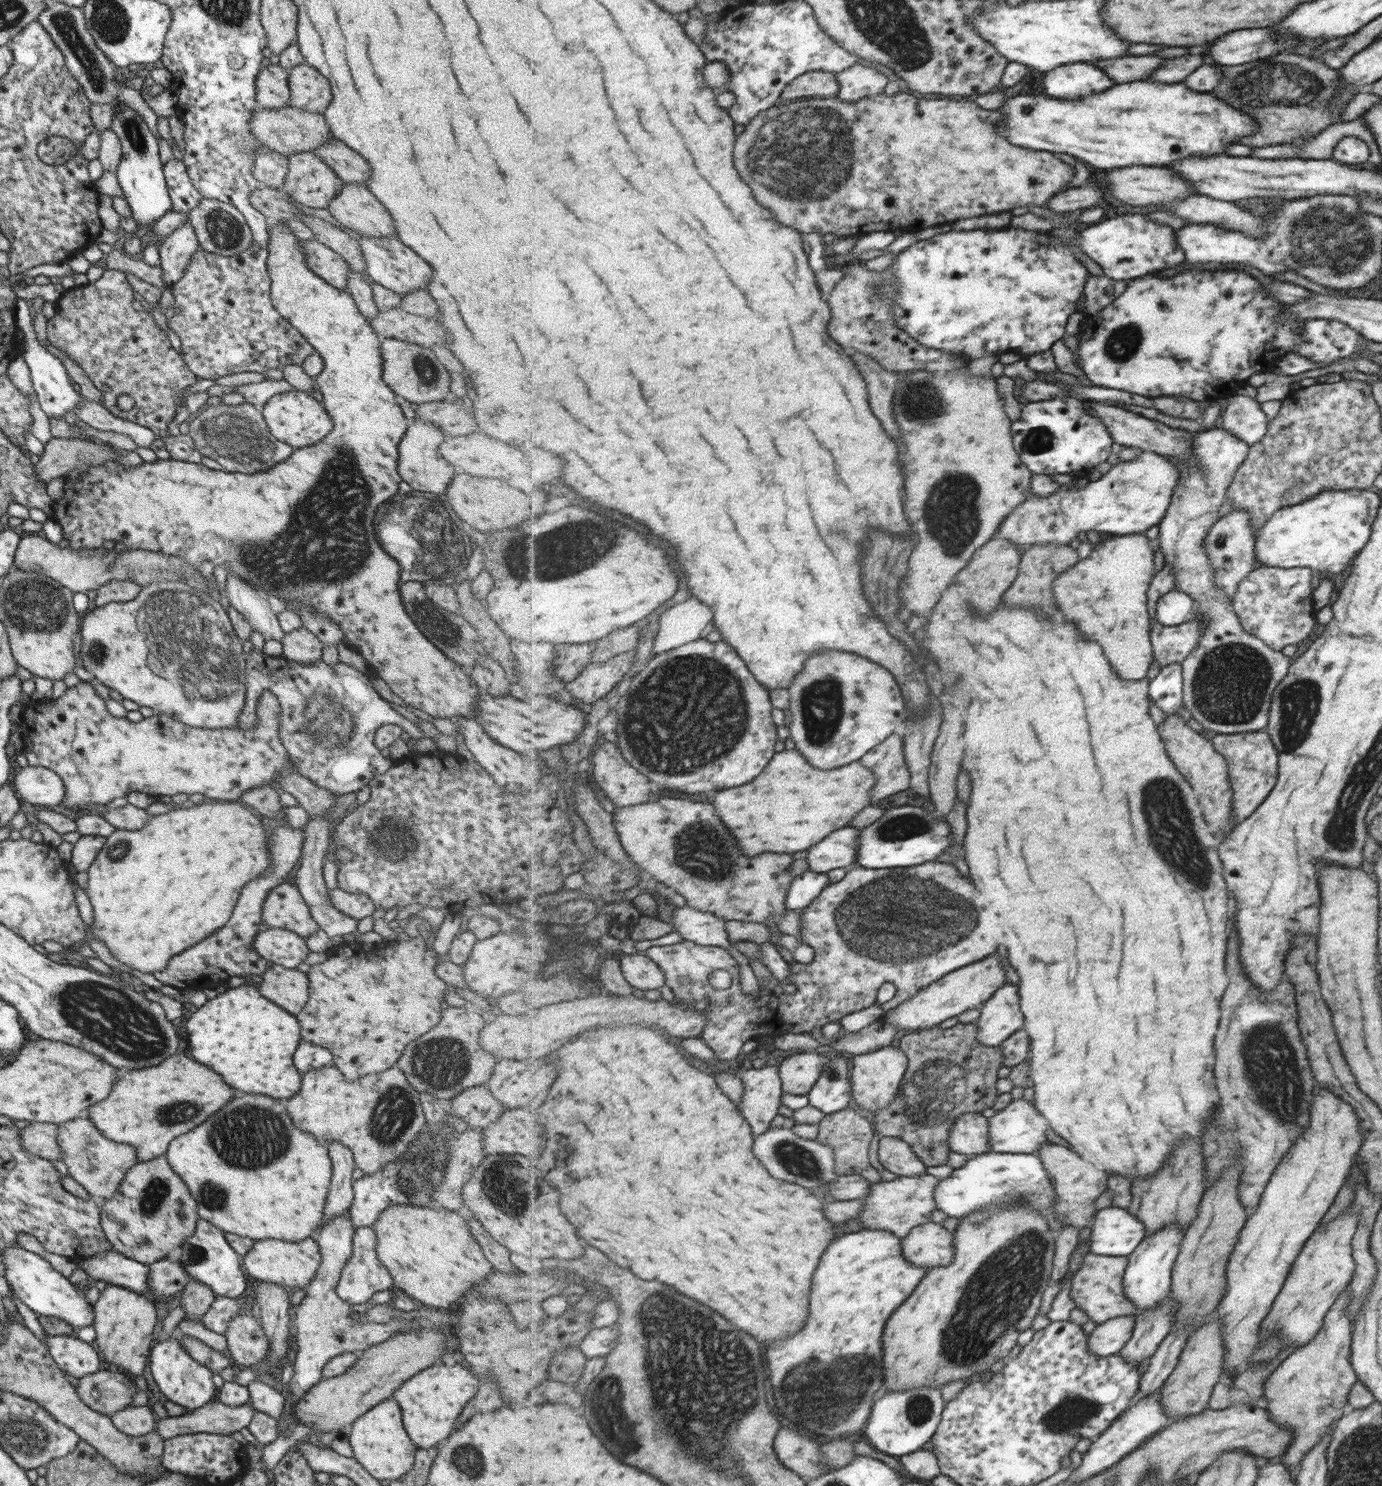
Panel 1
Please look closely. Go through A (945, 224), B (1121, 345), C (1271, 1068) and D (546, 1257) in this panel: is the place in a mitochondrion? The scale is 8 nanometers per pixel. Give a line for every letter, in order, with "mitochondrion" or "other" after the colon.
A: other
B: mitochondrion
C: mitochondrion
D: other

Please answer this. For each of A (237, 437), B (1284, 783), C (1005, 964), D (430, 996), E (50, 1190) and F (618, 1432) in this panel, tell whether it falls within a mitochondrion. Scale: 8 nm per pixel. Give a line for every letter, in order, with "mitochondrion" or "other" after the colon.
A: mitochondrion
B: other
C: other
D: other
E: mitochondrion
F: mitochondrion

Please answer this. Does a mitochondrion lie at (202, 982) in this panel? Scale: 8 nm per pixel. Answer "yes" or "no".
no

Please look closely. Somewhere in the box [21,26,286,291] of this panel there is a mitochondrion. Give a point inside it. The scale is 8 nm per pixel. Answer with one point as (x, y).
(226, 230)

